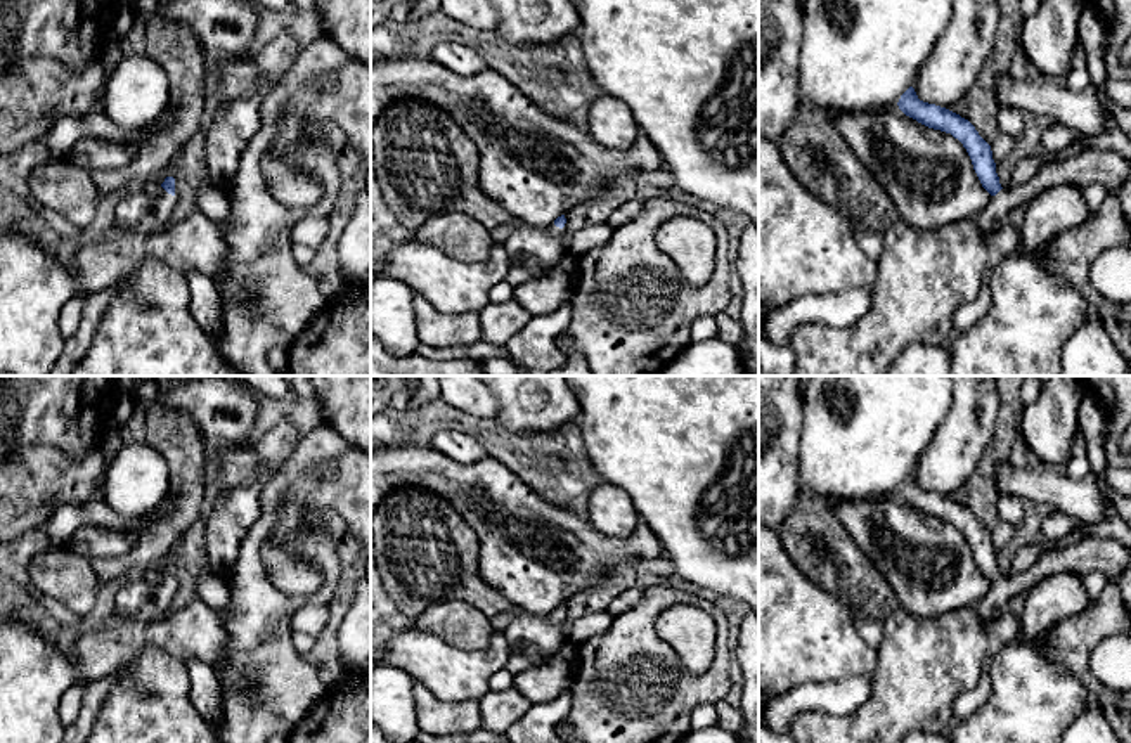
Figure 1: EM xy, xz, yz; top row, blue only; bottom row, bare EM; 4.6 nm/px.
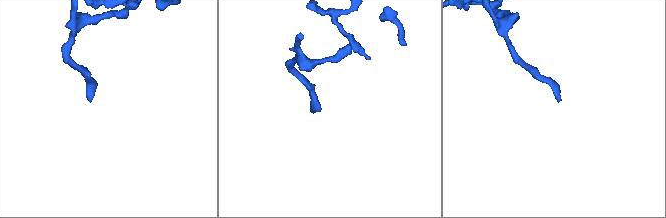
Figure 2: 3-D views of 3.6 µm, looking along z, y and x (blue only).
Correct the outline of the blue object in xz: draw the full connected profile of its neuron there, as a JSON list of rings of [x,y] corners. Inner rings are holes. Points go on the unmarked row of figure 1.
[[[565,603],[558,604],[549,615],[533,615],[521,608],[511,613],[504,636],[511,653],[525,655],[532,663],[547,662],[566,643],[561,632]]]

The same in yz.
[[[913,475],[901,483],[897,494],[918,511],[951,521],[966,537],[982,575],[992,584],[989,592],[975,604],[986,630],[998,613],[1008,610],[1017,594],[1027,594],[1036,582],[1053,573],[1098,572],[1114,580],[1131,565],[1129,546],[1103,537],[1086,537],[1069,547],[1055,544],[1029,570],[1003,577],[991,533],[968,507],[946,495],[920,488]]]

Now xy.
[[[166,565],[159,582],[145,582],[142,577],[125,578],[116,592],[114,608],[140,623],[161,620],[171,608],[175,596],[175,566]]]

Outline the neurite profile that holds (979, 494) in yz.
[[[999,405],[992,438],[972,476],[949,495],[968,507],[979,523],[991,533],[996,552],[1013,539],[1015,527],[1003,521],[998,513],[996,466],[1010,461],[1013,436],[1018,423],[1010,407]]]

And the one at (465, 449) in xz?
[[[456,430],[436,431],[431,436],[430,447],[459,464],[473,464],[488,455],[476,438]]]

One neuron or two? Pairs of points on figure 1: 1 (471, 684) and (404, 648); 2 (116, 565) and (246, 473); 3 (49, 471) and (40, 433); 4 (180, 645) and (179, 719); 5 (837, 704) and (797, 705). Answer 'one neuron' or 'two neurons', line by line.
1: one neuron
2: two neurons
3: two neurons
4: two neurons
5: one neuron

